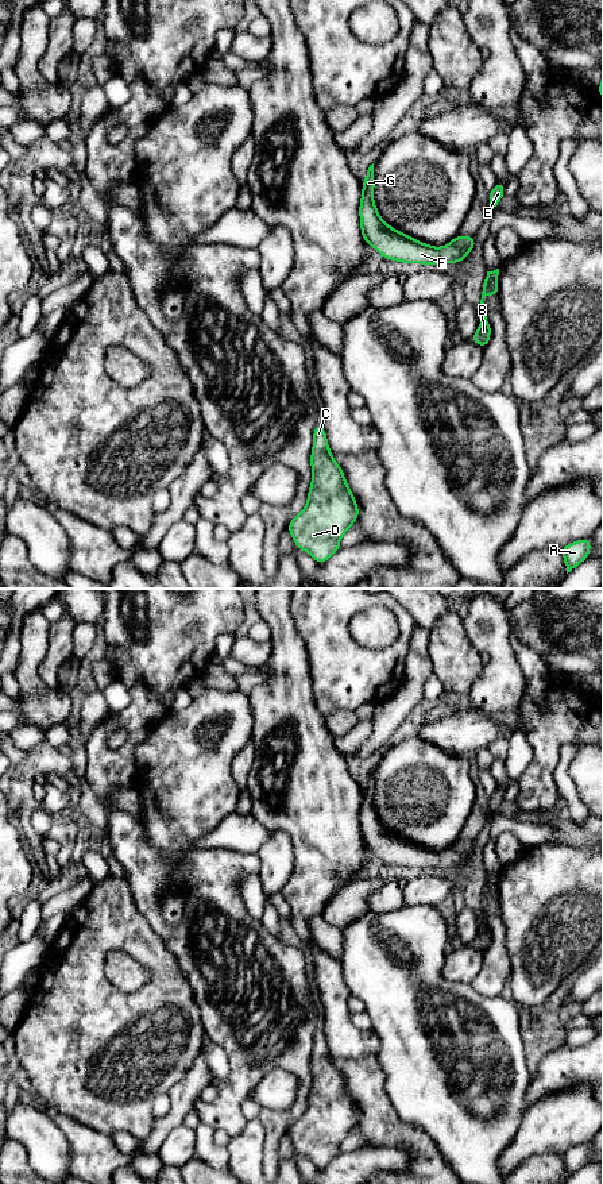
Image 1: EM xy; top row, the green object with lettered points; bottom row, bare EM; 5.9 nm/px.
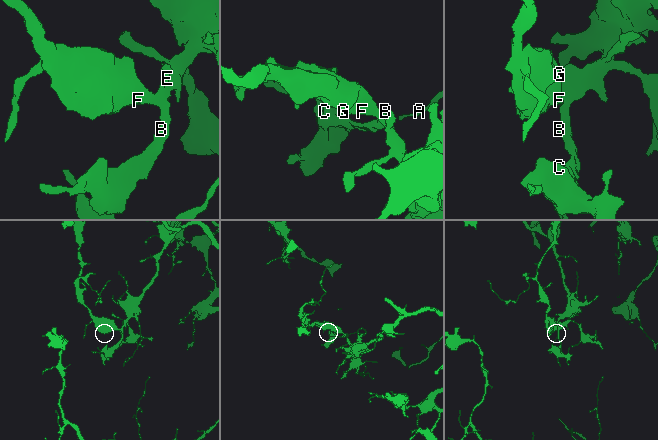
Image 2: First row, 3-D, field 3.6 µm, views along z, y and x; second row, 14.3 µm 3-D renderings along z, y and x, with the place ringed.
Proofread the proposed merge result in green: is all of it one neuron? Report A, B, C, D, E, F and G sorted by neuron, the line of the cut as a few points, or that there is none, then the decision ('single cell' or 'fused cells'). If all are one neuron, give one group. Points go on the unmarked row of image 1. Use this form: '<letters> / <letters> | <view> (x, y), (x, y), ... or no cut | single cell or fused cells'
A B C D E F G | no cut | single cell

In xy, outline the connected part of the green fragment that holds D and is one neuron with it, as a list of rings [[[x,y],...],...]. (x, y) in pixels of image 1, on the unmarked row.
[[[322,1027],[313,1035],[310,1071],[312,1089],[306,1110],[290,1126],[287,1135],[297,1153],[322,1169],[340,1154],[341,1142],[359,1122],[357,1107],[343,1073],[329,1056]]]

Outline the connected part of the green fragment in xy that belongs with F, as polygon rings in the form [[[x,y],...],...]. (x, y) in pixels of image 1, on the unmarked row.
[[[374,768],[370,770],[363,784],[359,810],[363,845],[375,853],[383,863],[403,868],[459,868],[476,852],[473,841],[457,840],[444,852],[429,851],[390,832],[378,817],[374,807]]]

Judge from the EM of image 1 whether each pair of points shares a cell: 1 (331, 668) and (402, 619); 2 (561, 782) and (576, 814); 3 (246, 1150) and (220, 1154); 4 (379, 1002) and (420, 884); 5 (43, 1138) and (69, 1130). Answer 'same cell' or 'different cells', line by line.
1: same cell
2: same cell
3: different cells
4: different cells
5: different cells

